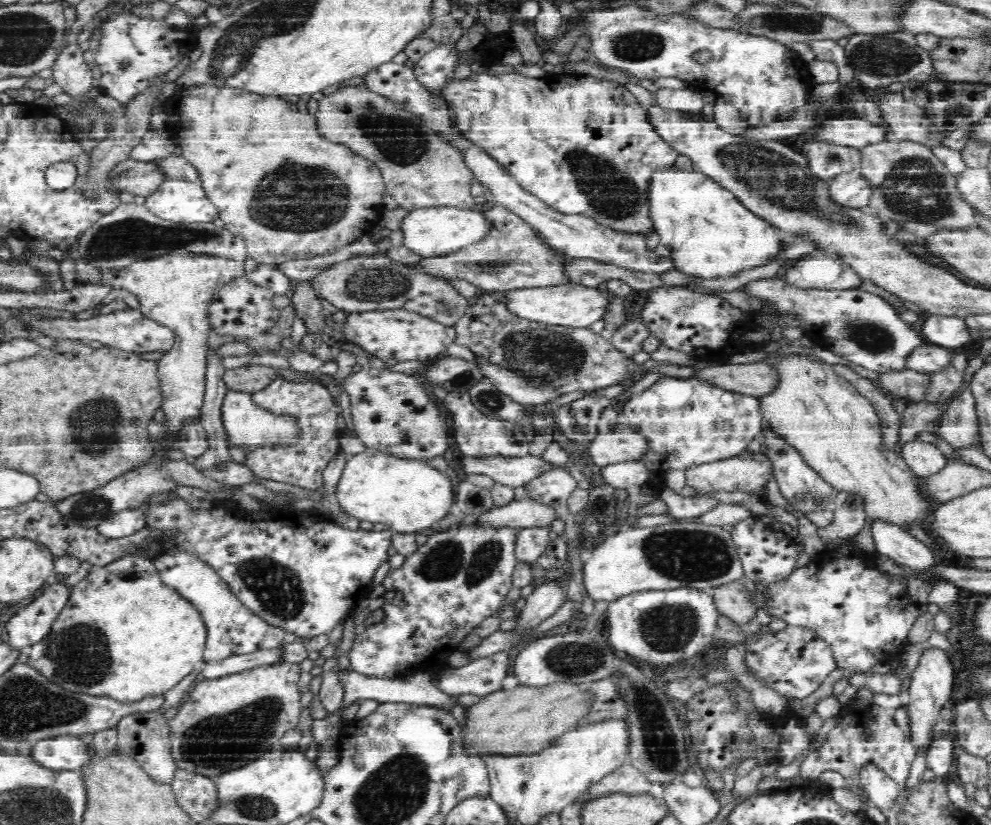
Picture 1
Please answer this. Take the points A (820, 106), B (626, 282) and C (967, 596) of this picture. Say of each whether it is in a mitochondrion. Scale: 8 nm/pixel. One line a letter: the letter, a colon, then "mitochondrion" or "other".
A: other
B: other
C: other

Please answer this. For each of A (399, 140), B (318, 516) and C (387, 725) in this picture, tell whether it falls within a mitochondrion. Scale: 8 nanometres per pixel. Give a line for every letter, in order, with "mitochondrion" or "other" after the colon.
A: mitochondrion
B: other
C: other

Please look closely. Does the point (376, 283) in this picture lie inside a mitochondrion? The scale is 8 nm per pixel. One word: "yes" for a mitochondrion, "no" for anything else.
yes

